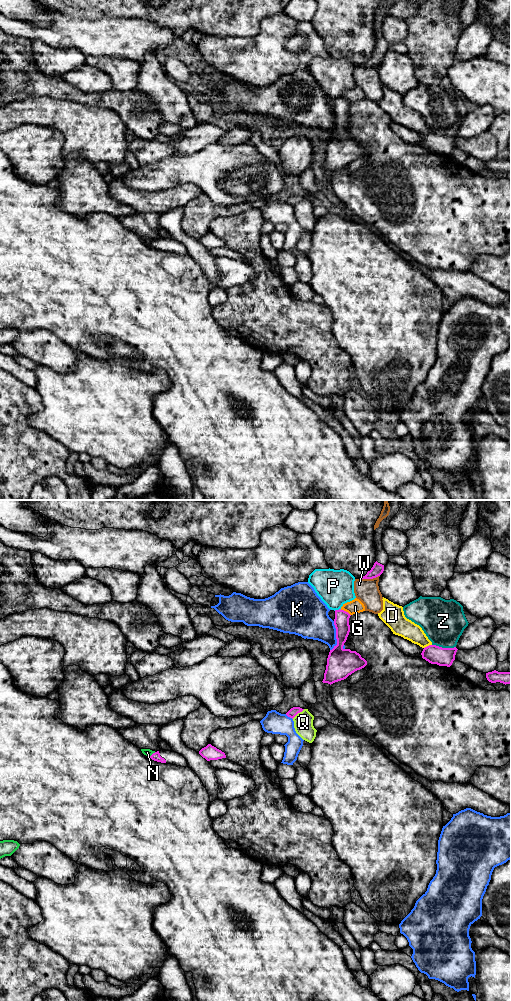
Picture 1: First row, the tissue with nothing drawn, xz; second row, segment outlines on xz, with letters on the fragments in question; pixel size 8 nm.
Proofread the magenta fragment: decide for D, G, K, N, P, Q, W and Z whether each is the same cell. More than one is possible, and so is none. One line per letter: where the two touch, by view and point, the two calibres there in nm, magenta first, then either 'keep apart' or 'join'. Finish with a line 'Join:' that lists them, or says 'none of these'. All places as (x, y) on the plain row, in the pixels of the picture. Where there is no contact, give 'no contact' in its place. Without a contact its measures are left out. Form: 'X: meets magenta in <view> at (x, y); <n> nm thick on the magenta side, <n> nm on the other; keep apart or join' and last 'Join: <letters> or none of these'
D: meets magenta in xz at (427, 134); 150 nm thick on the magenta side, 150 nm on the other; keep apart
G: meets magenta in xz at (345, 99); 120 nm thick on the magenta side, 120 nm on the other; keep apart
K: meets magenta in xz at (336, 124); 240 nm thick on the magenta side, 300 nm on the other; keep apart
N: meets magenta in xz at (152, 242); 70 nm thick on the magenta side, 60 nm on the other; keep apart
P: meets magenta in xz at (337, 98); 120 nm thick on the magenta side, 280 nm on the other; keep apart
Q: meets magenta in xz at (298, 200); 70 nm thick on the magenta side, 160 nm on the other; keep apart
W: meets magenta in xz at (370, 66); 90 nm thick on the magenta side, 190 nm on the other; keep apart
Z: meets magenta in xz at (444, 136); 150 nm thick on the magenta side, 360 nm on the other; keep apart
Join: none of these

